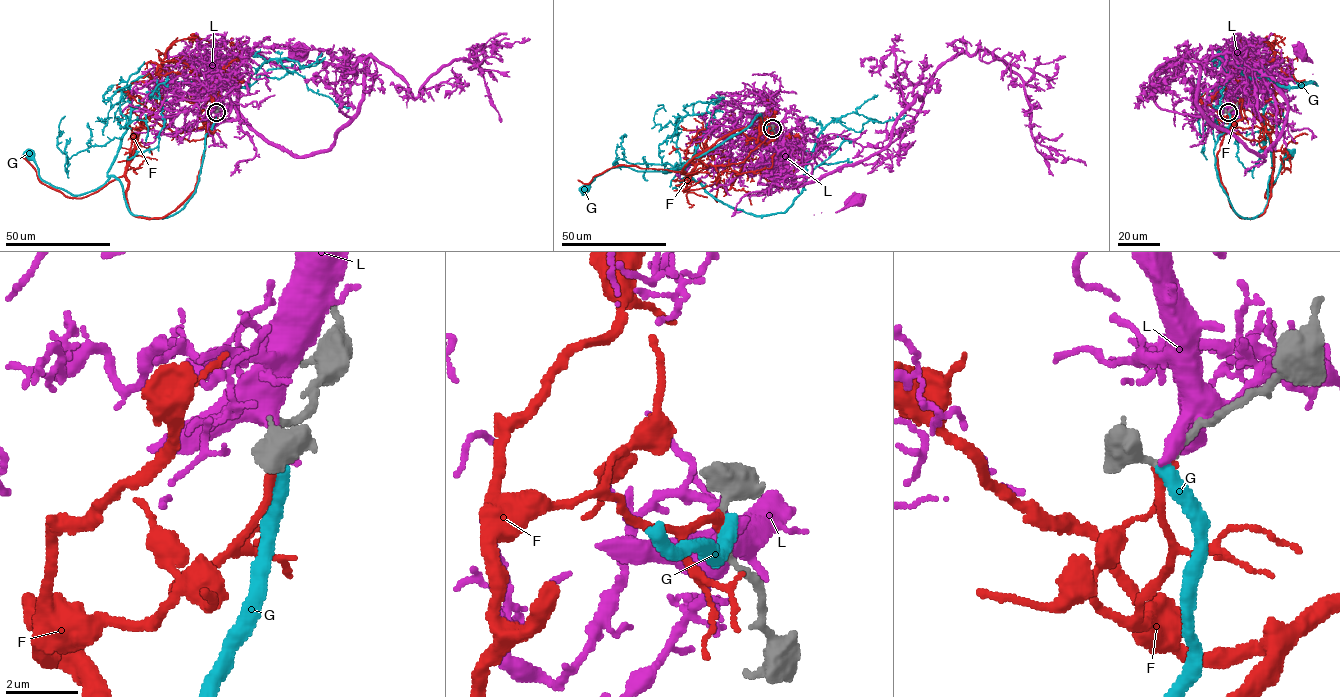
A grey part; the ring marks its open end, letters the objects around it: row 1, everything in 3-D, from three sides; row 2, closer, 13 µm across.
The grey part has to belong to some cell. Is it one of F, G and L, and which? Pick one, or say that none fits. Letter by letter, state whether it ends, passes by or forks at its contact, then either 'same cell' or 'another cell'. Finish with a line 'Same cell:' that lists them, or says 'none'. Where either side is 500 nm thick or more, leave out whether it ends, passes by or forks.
F: it ends | same cell
G: it ends | another cell
L: another cell
Same cell: F

